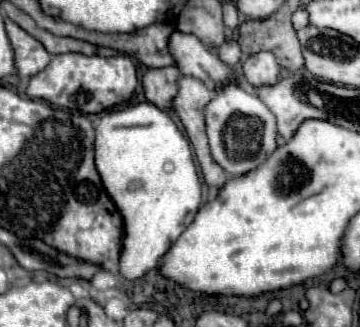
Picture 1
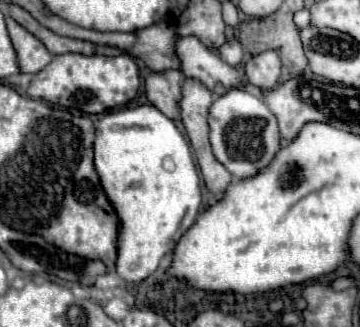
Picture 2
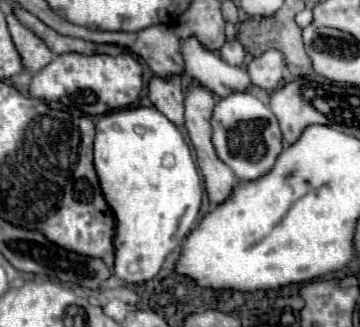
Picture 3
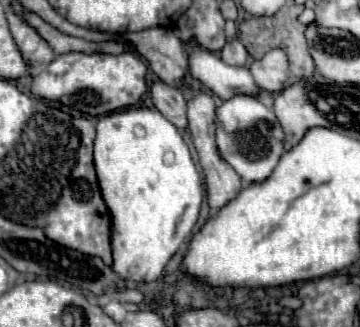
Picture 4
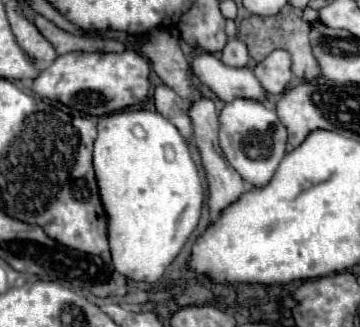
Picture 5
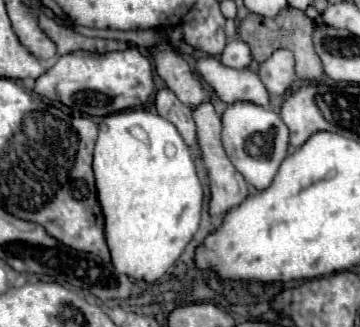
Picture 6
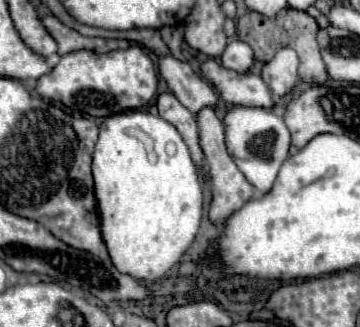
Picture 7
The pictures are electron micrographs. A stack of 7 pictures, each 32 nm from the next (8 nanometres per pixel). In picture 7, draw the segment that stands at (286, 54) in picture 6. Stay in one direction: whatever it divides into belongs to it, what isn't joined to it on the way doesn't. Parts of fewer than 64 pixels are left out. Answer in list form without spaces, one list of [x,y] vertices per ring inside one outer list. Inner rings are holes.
[[[282,48],[280,52],[276,52],[276,56],[262,66],[260,76],[274,96],[288,94],[300,80],[296,52],[292,48]]]

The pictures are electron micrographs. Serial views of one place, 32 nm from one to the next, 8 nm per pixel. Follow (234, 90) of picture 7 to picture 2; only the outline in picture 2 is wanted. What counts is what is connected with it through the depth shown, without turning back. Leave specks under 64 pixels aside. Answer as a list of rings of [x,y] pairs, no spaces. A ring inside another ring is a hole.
[[[176,36],[176,56],[180,56],[180,70],[188,78],[198,78],[208,90],[224,94],[228,88],[242,88],[246,76],[220,60],[196,36]]]

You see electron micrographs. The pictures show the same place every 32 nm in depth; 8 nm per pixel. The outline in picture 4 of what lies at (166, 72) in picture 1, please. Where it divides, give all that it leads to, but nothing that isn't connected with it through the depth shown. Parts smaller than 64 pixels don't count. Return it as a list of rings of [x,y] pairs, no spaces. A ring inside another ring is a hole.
[[[156,80],[150,86],[150,98],[158,112],[162,112],[180,130],[186,130],[186,126],[188,126],[186,96],[182,94],[182,90],[178,86],[170,86],[170,84],[164,84],[162,80]]]

